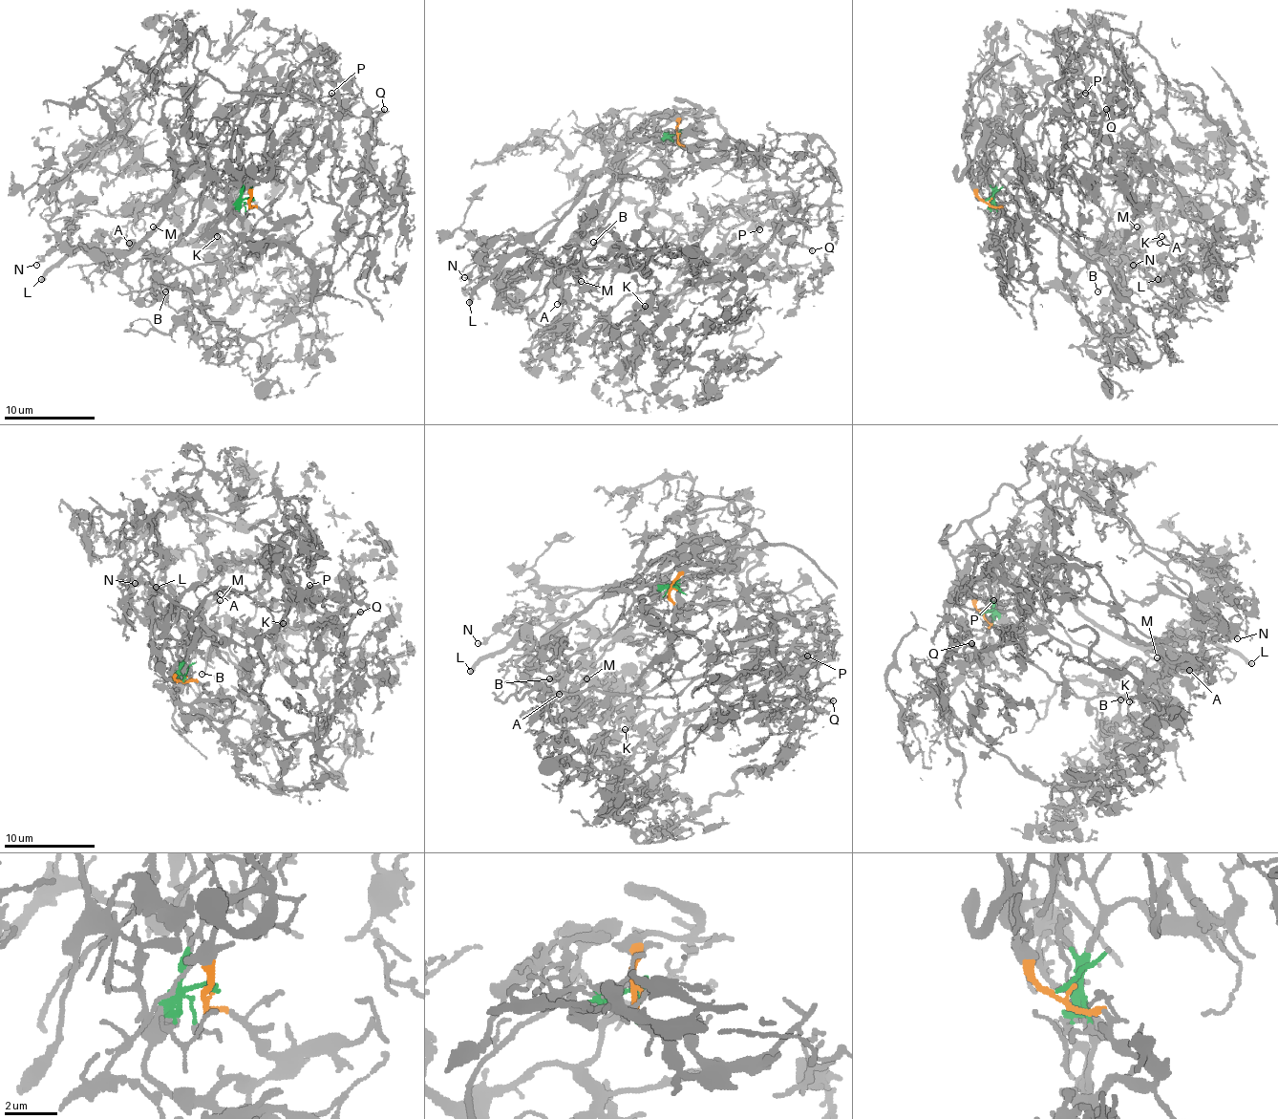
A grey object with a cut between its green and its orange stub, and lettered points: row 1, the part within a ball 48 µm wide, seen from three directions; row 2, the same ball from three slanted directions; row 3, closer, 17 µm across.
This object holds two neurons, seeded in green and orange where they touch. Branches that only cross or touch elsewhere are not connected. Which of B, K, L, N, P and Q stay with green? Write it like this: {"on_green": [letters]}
{"on_green": ["L"]}

